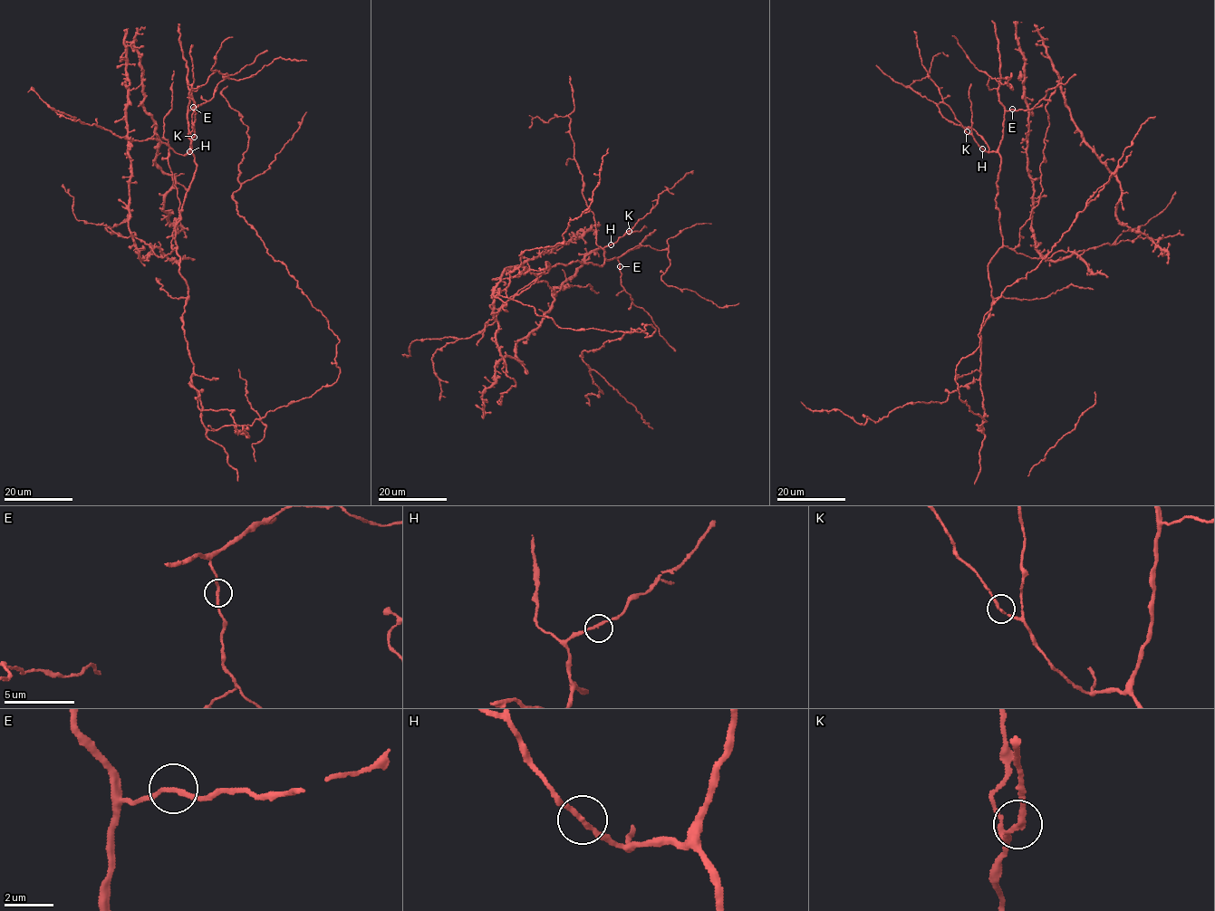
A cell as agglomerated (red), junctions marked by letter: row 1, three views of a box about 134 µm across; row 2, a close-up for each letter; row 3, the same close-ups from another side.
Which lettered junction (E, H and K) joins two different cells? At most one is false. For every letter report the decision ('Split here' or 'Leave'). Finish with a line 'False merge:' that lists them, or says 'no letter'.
E: Leave
H: Leave
K: Leave
False merge: no letter

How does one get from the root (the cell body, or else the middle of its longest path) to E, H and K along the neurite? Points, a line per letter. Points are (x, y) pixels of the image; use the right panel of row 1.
E: (988, 276), (989, 260), (1003, 244), (996, 199), (1001, 163), (998, 148), (1003, 137), (1004, 112), (1013, 110)
H: (988, 276), (989, 260), (1003, 244), (996, 199), (1001, 162), (998, 153), (982, 148)
K: (988, 276), (989, 260), (1003, 244), (996, 199), (1001, 157), (996, 151), (983, 148), (967, 131)

